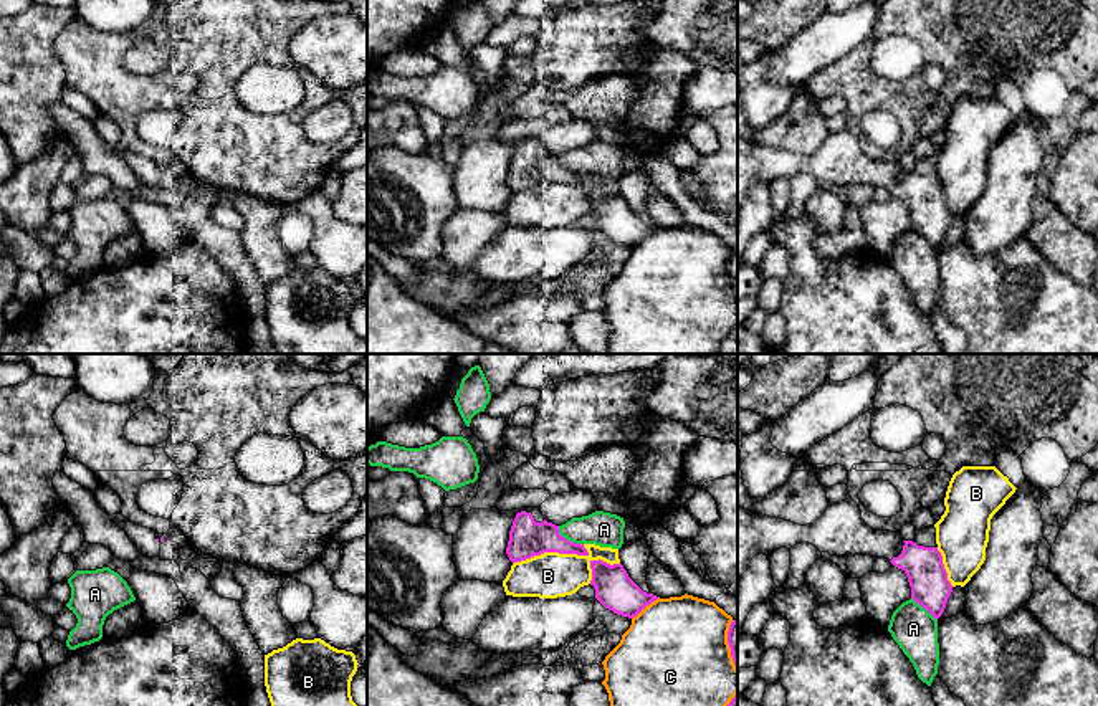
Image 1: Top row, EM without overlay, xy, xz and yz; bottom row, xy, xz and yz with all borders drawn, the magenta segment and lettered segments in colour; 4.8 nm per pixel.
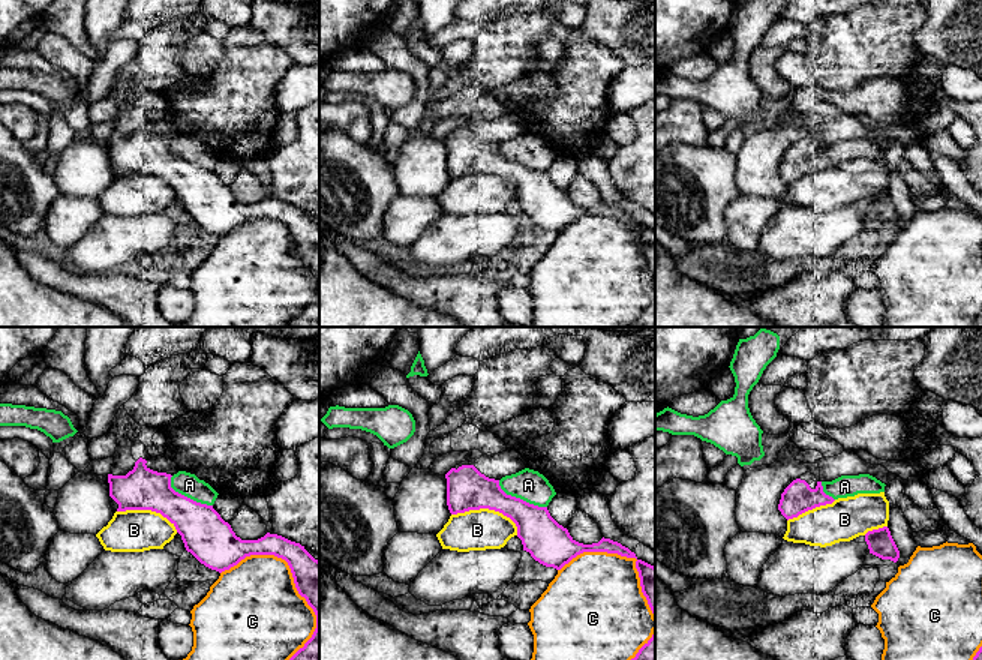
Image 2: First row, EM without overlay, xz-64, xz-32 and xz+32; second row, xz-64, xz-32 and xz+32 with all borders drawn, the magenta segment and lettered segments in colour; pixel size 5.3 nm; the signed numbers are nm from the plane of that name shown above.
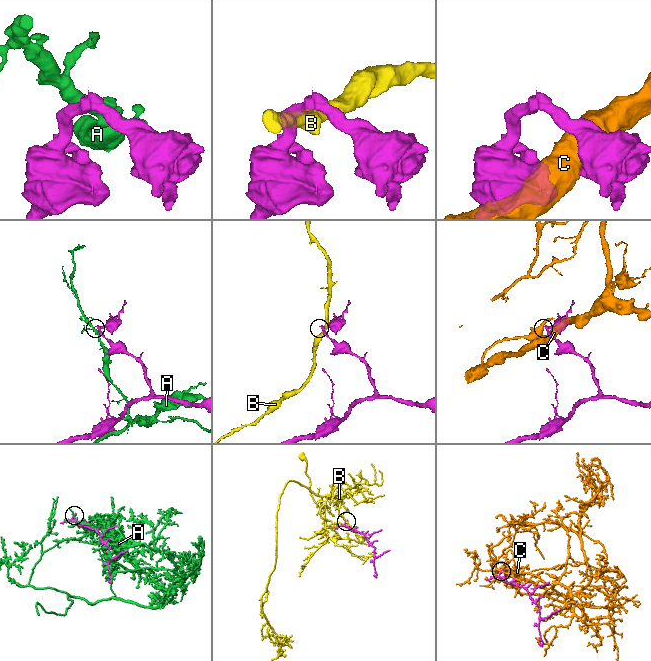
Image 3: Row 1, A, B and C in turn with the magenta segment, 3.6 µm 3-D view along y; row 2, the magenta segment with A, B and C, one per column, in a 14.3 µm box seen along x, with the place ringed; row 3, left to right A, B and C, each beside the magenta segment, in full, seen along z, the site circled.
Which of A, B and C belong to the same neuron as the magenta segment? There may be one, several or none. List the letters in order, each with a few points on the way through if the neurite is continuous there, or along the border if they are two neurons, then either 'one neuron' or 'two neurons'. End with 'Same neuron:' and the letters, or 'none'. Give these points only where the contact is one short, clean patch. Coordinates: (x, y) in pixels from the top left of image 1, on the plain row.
A: two neurons
B: two neurons
C: two neurons
Same neuron: none

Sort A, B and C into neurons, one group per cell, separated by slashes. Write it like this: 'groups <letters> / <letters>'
groups A / B / C

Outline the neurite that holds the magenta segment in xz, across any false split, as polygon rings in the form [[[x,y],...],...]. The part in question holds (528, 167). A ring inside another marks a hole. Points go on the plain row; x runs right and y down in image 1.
[[[523,137],[513,150],[506,184],[514,193],[544,182],[589,185],[584,174],[562,167],[559,155],[547,152],[539,137]]]

